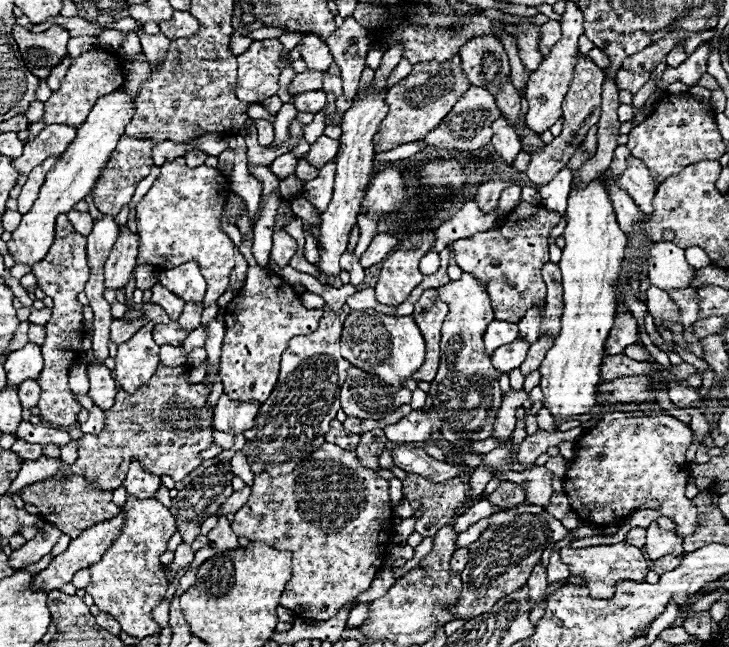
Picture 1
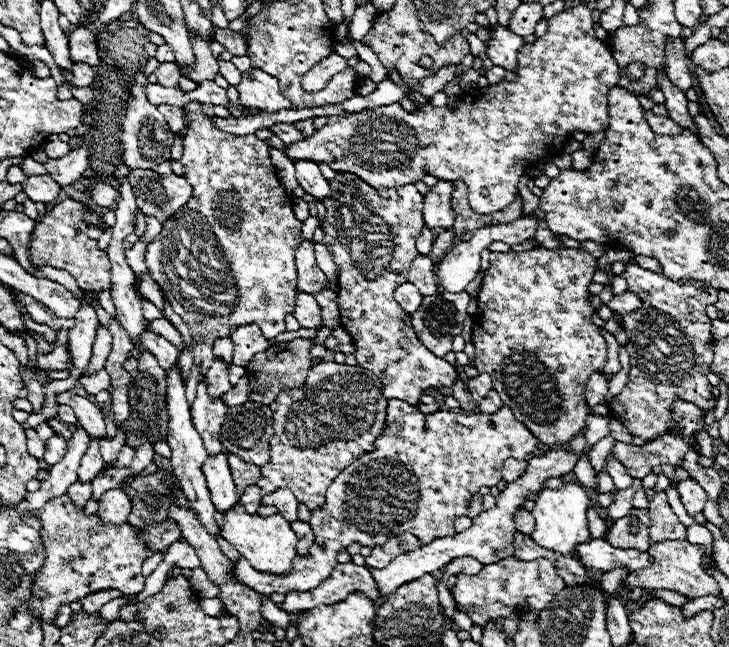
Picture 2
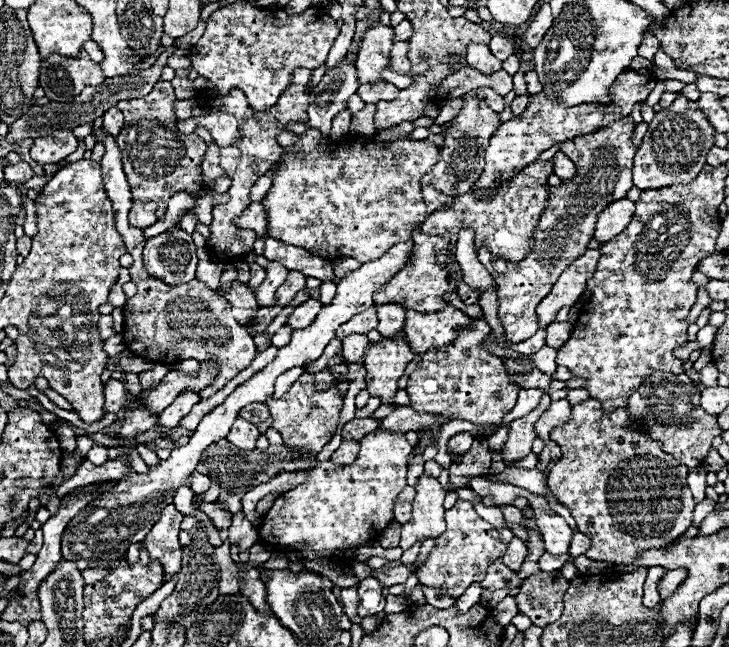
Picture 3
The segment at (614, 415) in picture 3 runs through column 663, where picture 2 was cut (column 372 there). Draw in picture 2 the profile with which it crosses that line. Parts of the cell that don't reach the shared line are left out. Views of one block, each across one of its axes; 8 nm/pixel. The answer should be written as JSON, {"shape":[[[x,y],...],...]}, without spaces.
{"shape":[[[388,400],[386,426],[384,432],[376,438],[374,450],[360,456],[348,468],[344,468],[326,494],[324,508],[312,512],[310,528],[314,532],[314,544],[308,550],[308,556],[296,556],[292,572],[284,580],[272,580],[266,572],[256,572],[246,560],[234,564],[236,578],[256,590],[258,594],[288,594],[288,592],[308,592],[320,586],[336,568],[336,556],[346,550],[352,542],[360,546],[380,546],[388,538],[402,532],[412,532],[422,544],[432,542],[436,536],[454,536],[454,520],[466,516],[466,502],[482,486],[496,486],[502,478],[502,462],[506,458],[528,460],[538,446],[538,440],[520,424],[510,408],[500,408],[500,412],[488,414],[458,414],[458,412],[432,412],[424,416],[420,410],[410,406],[404,400]]]}

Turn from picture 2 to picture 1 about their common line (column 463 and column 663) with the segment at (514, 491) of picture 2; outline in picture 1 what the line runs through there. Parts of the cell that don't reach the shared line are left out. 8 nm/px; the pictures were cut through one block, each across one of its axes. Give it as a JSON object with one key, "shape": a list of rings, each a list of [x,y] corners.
{"shape":[[[656,522],[648,526],[648,542],[646,542],[646,554],[650,560],[658,560],[666,554],[676,554],[680,556],[682,550],[682,538],[676,536],[674,532],[662,532],[658,530]]]}

